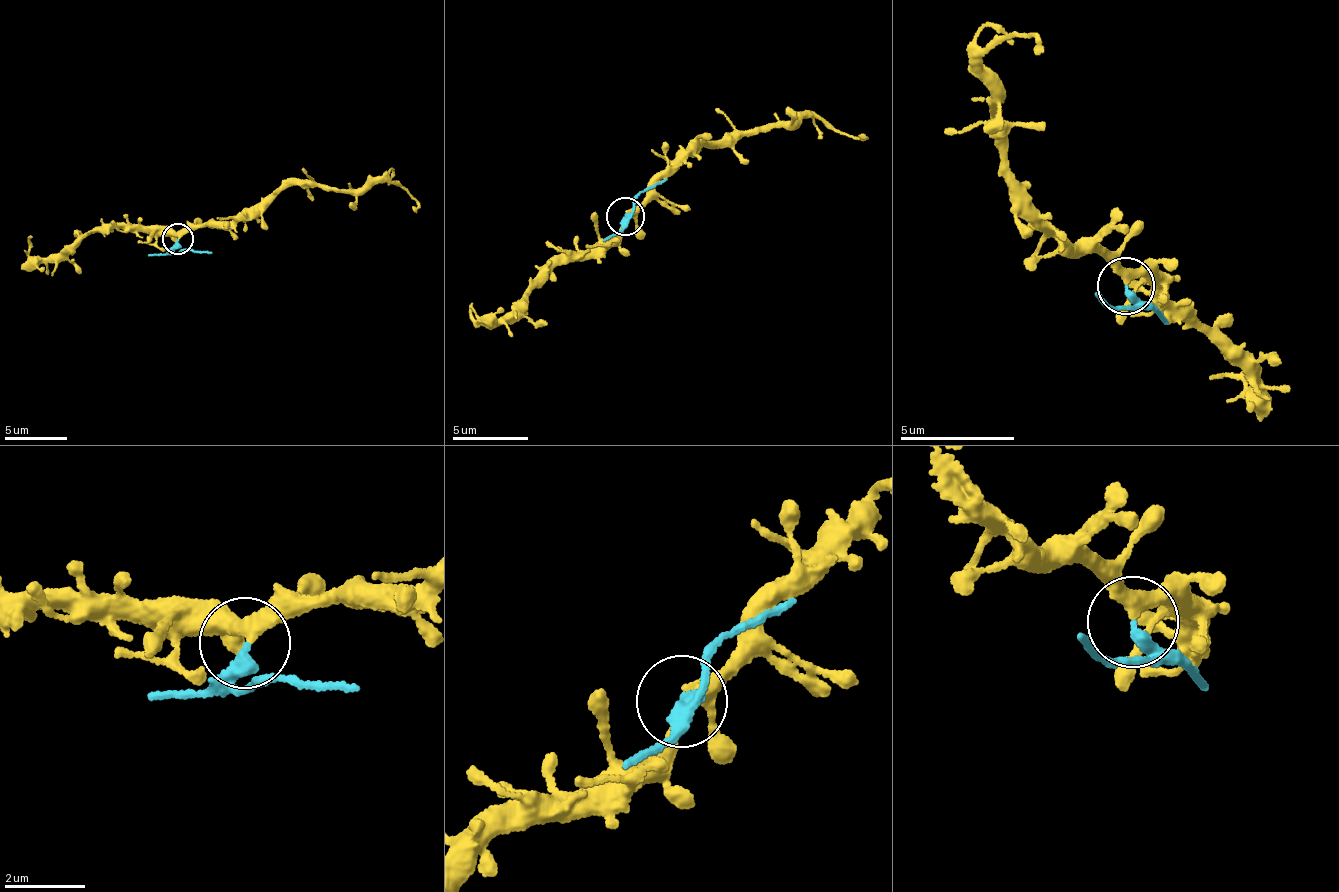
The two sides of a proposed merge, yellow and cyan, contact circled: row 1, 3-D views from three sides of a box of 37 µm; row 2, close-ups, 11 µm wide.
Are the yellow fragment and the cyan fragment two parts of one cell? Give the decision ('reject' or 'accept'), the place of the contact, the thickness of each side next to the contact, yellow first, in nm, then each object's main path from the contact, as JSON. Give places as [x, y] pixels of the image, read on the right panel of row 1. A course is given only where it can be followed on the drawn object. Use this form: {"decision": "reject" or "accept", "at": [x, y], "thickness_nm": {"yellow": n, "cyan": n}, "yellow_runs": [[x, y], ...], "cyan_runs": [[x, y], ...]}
{"decision": "reject", "at": [1126, 286], "thickness_nm": {"yellow": 320, "cyan": 340}, "yellow_runs": [[1125, 284], [1028, 209], [1002, 142], [1011, 128], [997, 122], [1002, 109], [979, 61], [1016, 33], [1045, 50]], "cyan_runs": [[1125, 284], [1130, 309], [1098, 294]]}

